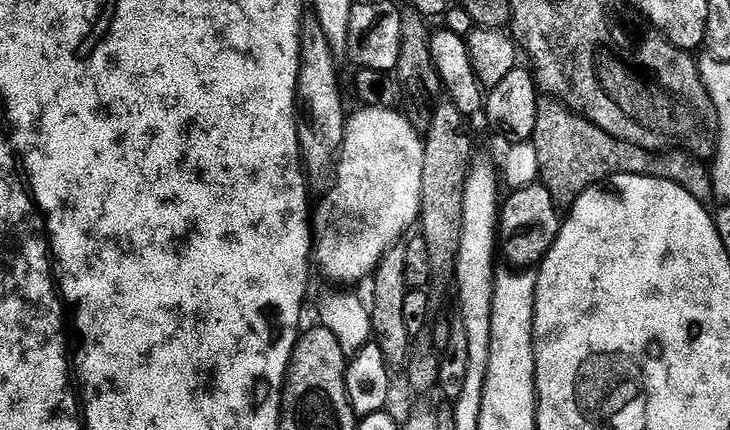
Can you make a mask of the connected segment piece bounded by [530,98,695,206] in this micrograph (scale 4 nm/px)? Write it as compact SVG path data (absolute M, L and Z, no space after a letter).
M544 99L546 100L539 101L536 109L536 125L530 144L531 147L536 147L534 163L542 186L552 195L557 205L570 206L586 189L622 174L669 180L682 186L687 192L695 191L693 184L682 176L682 173L686 174L691 170L691 162L694 162L689 153L672 150L667 154L657 154L647 152L644 148L636 148L633 144L616 140L610 134L606 134L606 130L591 124L586 117L581 116L579 112L573 112L560 100Z

